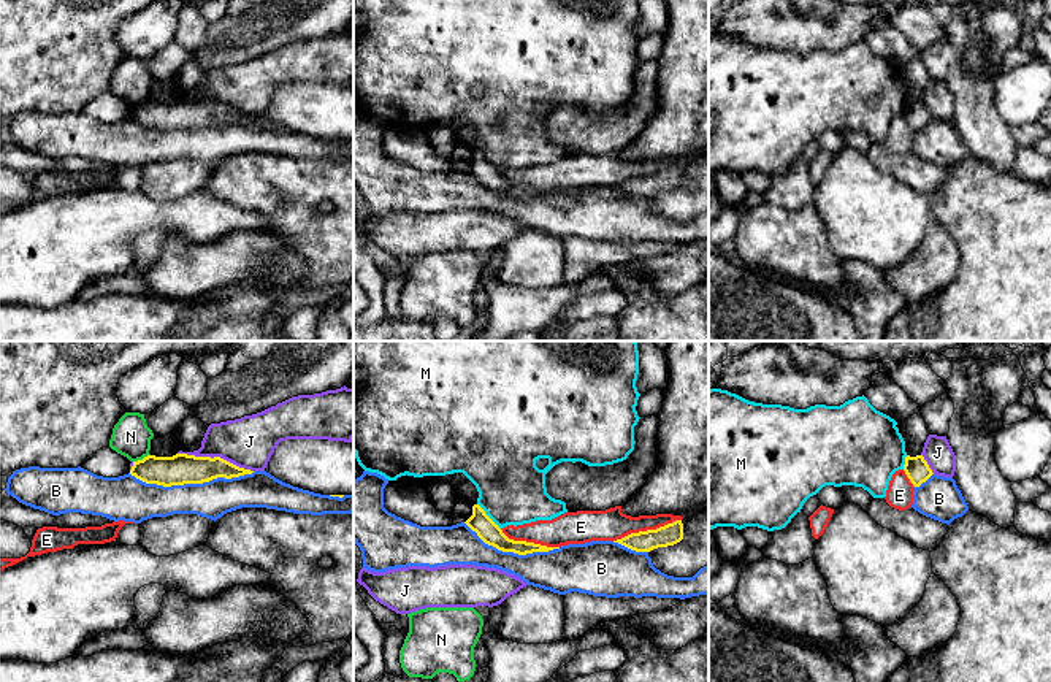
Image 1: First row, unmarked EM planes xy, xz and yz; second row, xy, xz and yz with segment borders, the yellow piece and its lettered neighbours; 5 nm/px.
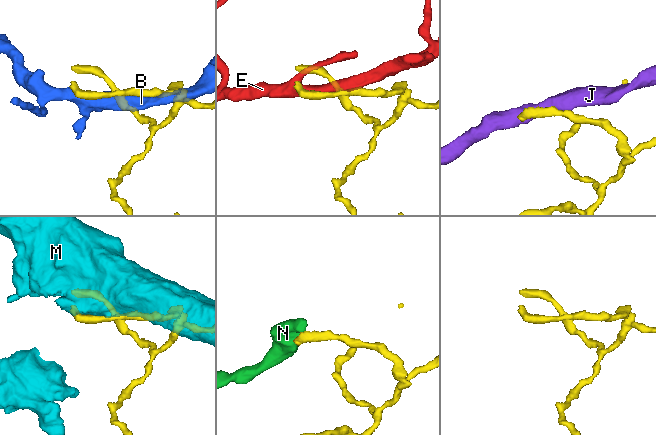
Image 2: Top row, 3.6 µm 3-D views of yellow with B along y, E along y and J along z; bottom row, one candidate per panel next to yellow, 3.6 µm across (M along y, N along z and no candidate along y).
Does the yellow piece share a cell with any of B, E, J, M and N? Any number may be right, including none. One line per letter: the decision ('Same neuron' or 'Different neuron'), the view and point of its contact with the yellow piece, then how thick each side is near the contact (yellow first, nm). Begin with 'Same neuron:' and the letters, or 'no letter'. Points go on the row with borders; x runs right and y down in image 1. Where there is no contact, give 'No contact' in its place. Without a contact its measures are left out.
Same neuron: no letter
B: Different neuron. Touches yellow at xy (191, 482). Thickness 160 nm (yellow) against 190 nm
E: Different neuron. Touches yellow at xz (647, 530). Thickness 110 nm (yellow) against 160 nm
J: Different neuron. Touches yellow at xy (216, 457). Thickness 160 nm (yellow) against 260 nm
M: Different neuron. Touches yellow at xz (487, 516). Thickness 110 nm (yellow) against 340 nm
N: Different neuron. Touches yellow at xy (140, 460). Thickness 160 nm (yellow) against 190 nm

